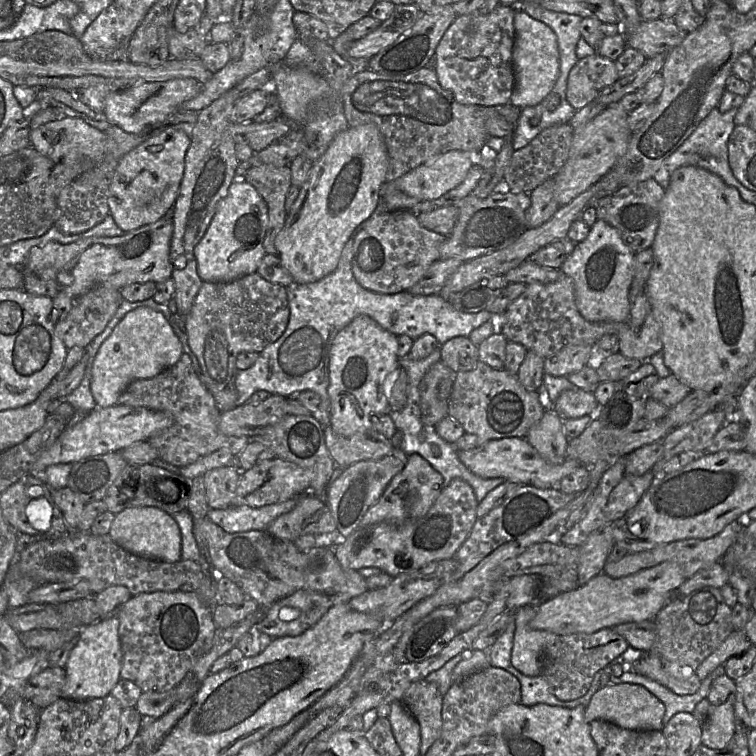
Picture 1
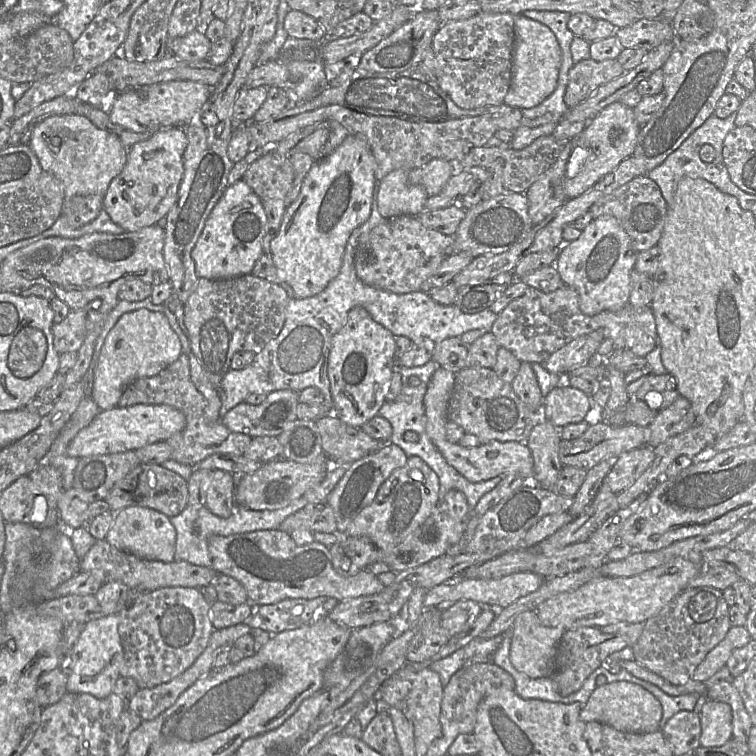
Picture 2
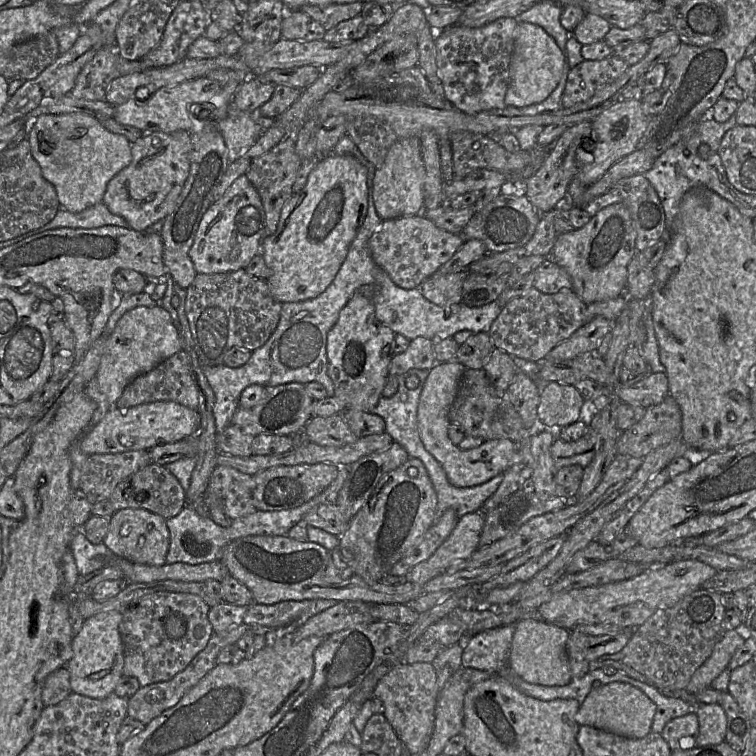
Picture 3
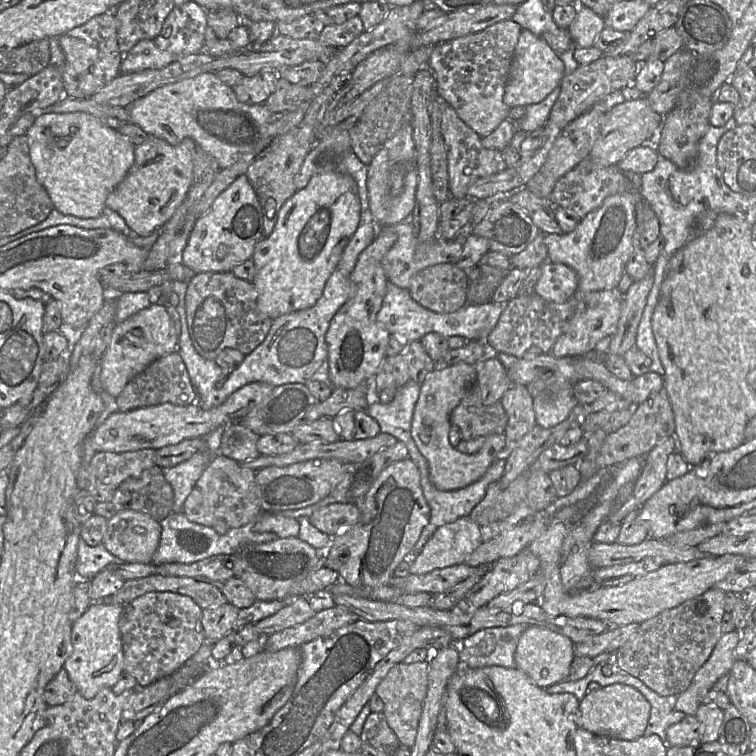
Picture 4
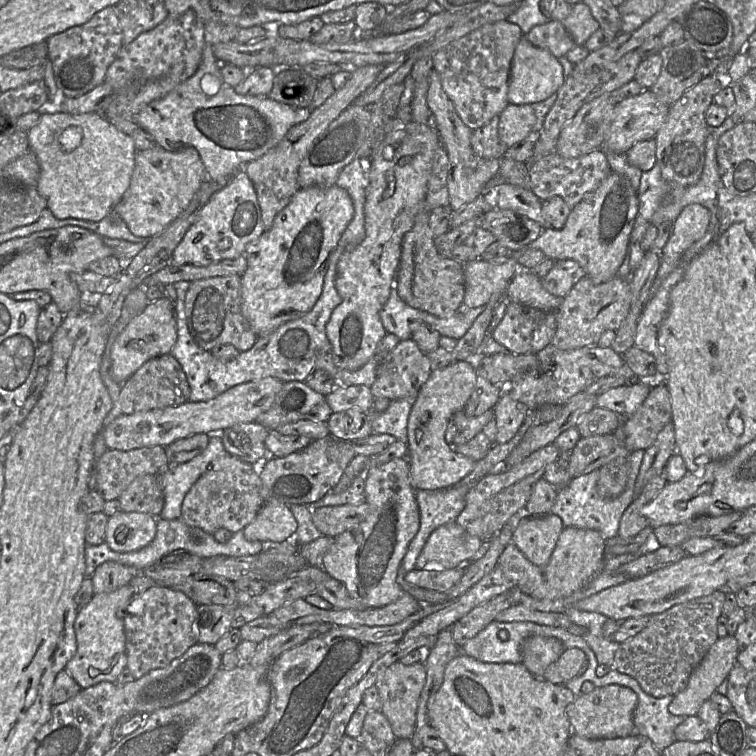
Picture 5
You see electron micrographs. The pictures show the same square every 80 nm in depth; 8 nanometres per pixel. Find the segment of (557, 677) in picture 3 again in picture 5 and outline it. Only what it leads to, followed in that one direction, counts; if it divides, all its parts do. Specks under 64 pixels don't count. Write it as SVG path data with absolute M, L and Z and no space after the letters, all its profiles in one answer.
M530 636L522 644L522 664L536 678L542 678L546 669L567 648L557 638L545 636Z

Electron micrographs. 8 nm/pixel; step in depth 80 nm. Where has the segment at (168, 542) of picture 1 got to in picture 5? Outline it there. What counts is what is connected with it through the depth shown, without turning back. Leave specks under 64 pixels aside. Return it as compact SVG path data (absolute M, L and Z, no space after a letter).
M120 511L109 517L105 542L115 552L133 552L150 544L156 536L156 530L155 517Z

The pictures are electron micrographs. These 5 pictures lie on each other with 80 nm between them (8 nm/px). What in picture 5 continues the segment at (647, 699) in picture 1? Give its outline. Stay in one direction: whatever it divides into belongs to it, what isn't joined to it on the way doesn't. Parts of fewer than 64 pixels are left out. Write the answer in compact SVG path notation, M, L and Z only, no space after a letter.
M611 684L596 688L589 694L579 696L567 706L571 723L571 736L576 734L585 739L614 739L634 734L634 711L638 704L637 694L630 688Z

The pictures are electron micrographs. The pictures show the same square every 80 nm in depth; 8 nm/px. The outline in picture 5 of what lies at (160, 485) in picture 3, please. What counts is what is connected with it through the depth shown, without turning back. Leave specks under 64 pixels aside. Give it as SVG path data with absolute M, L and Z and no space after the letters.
M147 474L137 477L118 498L121 511L138 512L158 519L163 506L164 494L157 475Z

